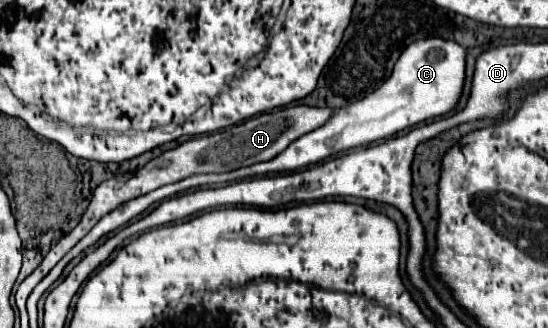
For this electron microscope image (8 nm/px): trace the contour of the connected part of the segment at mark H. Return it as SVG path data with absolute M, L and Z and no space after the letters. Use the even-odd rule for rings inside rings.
M290 104L290 106L282 106L276 108L272 112L260 114L256 118L246 120L244 124L236 124L224 132L216 132L210 136L200 136L200 138L192 138L184 144L180 144L174 150L168 150L164 154L160 154L158 158L150 160L144 168L132 172L132 174L124 174L124 176L116 176L112 180L102 182L92 196L92 202L88 206L88 210L84 212L80 224L68 234L64 236L56 246L50 248L50 252L46 254L46 258L42 260L42 264L18 286L16 292L16 306L26 306L26 300L30 296L30 292L34 290L34 286L68 254L68 250L78 244L94 226L96 222L106 216L108 212L112 212L116 206L120 206L122 202L128 202L136 196L148 194L160 186L178 182L182 178L188 178L190 174L206 174L206 172L228 172L228 170L236 170L240 166L250 166L256 162L266 162L272 160L276 154L280 154L282 150L286 150L294 140L298 140L300 136L324 126L336 110L332 108L318 108L318 106L304 106L304 104Z

